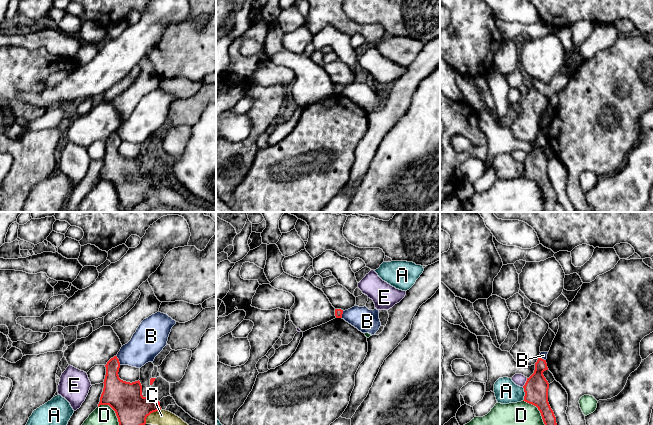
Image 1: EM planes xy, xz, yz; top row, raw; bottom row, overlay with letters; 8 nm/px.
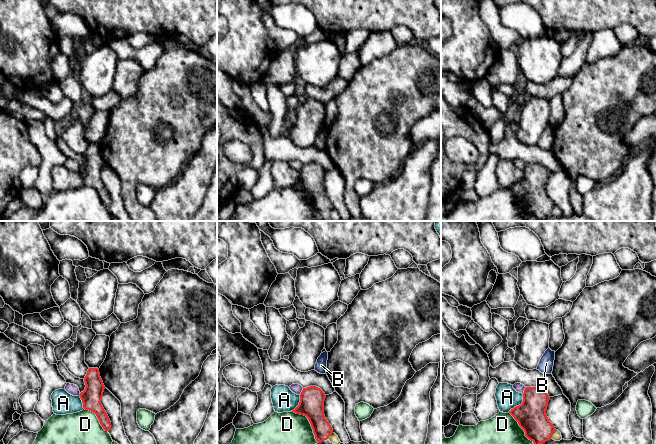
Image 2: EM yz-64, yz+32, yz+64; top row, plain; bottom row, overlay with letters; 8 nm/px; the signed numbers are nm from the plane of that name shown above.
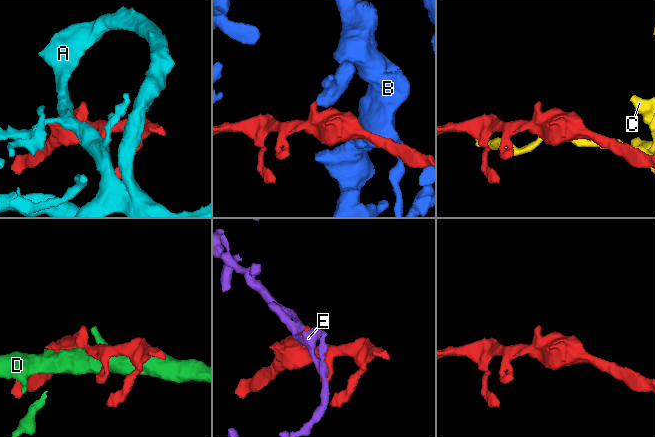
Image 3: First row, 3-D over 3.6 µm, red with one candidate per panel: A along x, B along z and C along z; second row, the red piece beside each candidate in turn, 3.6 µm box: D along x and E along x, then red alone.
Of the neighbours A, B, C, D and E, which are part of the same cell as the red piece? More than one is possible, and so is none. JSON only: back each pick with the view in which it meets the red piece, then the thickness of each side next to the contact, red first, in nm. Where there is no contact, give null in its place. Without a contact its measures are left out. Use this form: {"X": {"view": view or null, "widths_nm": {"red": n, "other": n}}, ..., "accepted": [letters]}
{"accepted": []}

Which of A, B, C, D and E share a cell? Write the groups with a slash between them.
A / B / C / D / E

